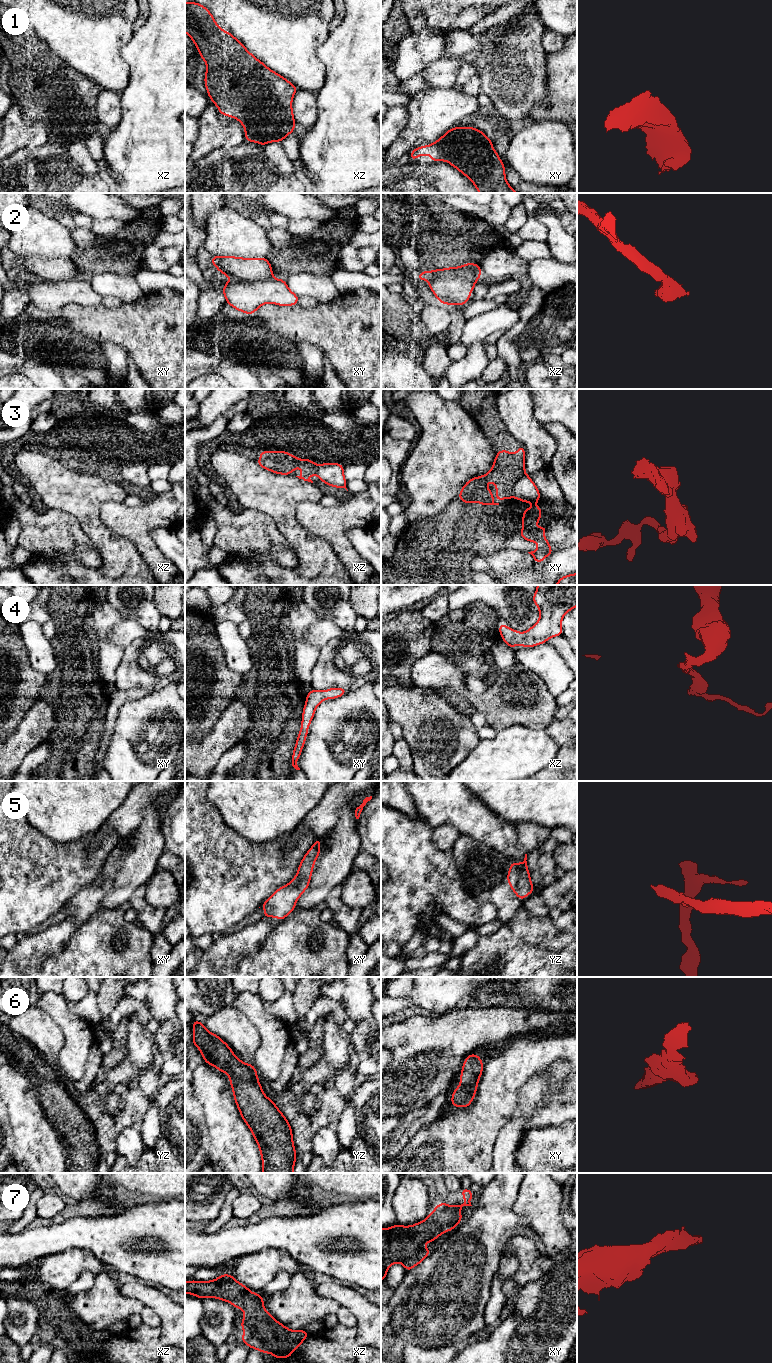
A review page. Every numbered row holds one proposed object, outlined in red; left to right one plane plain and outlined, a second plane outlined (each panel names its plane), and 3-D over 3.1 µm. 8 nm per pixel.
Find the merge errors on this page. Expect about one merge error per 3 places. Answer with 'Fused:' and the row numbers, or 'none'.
Fused: 3

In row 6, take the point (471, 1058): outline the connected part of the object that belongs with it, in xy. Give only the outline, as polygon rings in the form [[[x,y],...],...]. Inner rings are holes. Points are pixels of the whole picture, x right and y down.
[[[477,1054],[468,1055],[462,1066],[460,1085],[452,1093],[454,1107],[466,1108],[472,1103],[482,1072],[482,1059]]]

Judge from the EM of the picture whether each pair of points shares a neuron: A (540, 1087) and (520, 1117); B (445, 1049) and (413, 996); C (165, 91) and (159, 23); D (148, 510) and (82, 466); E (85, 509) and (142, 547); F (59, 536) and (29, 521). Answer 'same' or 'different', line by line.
A: same
B: different
C: same
D: different
E: different
F: same

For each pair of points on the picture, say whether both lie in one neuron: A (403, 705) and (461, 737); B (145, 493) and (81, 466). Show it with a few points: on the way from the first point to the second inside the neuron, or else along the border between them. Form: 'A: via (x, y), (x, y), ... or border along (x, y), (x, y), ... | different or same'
A: via (420, 711), (425, 716), (445, 716), (453, 720) | same
B: via (129, 488), (109, 469), (97, 466) | same

